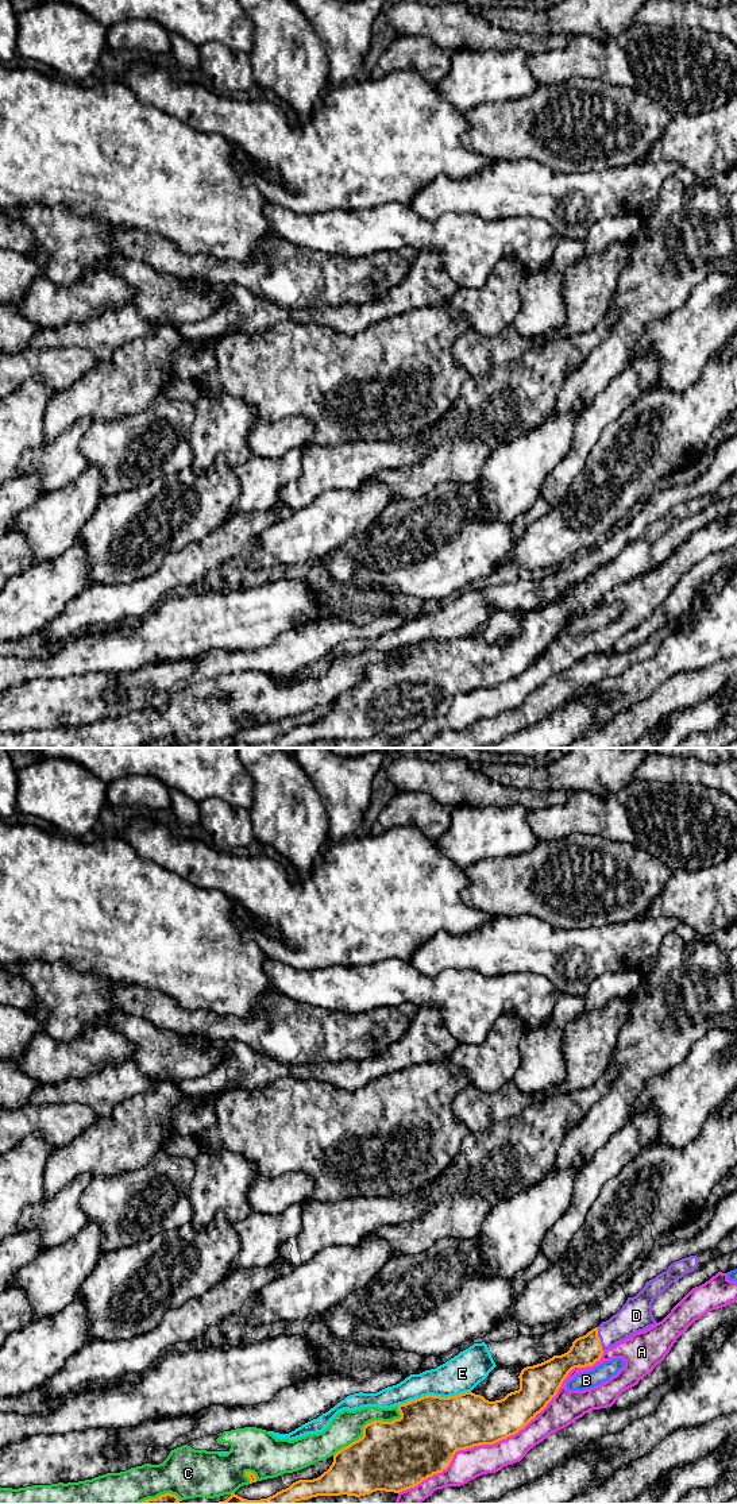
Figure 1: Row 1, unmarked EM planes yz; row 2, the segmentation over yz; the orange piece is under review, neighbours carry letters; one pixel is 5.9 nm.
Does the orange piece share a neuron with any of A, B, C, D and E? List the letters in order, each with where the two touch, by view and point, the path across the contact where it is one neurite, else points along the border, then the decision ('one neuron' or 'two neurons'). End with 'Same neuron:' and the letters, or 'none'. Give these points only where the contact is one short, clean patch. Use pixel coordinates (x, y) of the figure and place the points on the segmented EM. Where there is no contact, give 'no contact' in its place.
A: contact yz (463, 1449); two neurons
B: contact yz (536, 1414); two neurons
C: contact yz (367, 1423); two neurons
D: contact yz (599, 1339); way yz (586, 1350), (599, 1339), (635, 1317); one neuron
E: contact yz (433, 1396); two neurons
Same neuron: D

